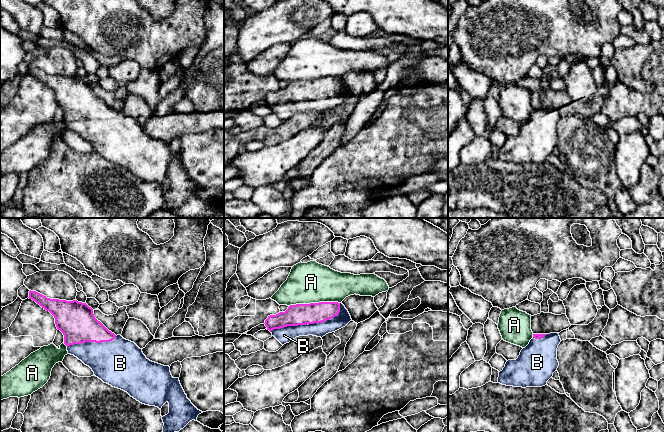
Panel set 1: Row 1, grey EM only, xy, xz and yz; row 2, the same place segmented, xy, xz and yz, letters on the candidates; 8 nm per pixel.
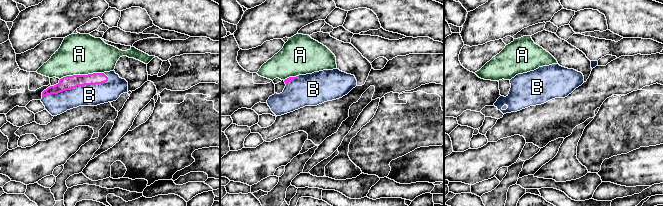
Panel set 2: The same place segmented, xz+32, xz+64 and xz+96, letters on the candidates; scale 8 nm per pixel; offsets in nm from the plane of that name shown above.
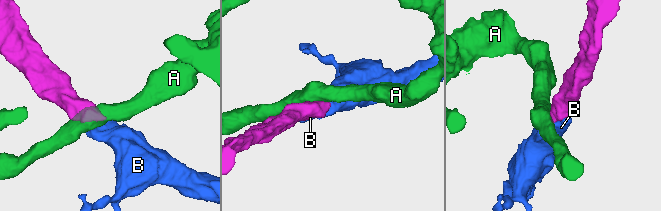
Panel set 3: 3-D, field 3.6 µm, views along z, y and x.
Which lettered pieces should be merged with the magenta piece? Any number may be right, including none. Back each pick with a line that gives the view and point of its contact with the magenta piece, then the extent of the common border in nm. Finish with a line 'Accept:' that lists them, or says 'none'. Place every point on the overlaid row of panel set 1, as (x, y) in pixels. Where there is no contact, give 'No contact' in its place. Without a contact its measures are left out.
B: Touches magenta at xz (309, 323). Shared border 600 nm
Accept: B

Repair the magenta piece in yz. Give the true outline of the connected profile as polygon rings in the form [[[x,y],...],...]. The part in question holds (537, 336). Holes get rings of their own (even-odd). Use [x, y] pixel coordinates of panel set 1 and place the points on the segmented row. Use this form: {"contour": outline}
{"contour": [[[558,333],[533,334],[516,360],[508,360],[499,372],[498,383],[513,387],[542,387],[557,371]]]}

